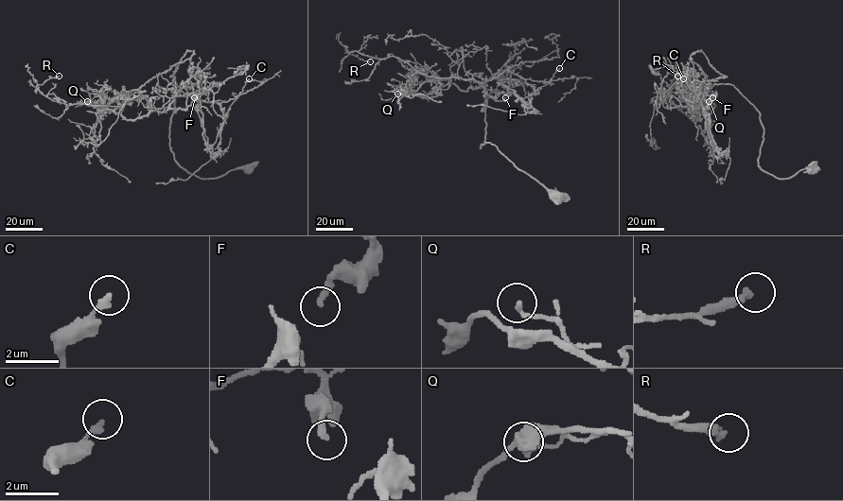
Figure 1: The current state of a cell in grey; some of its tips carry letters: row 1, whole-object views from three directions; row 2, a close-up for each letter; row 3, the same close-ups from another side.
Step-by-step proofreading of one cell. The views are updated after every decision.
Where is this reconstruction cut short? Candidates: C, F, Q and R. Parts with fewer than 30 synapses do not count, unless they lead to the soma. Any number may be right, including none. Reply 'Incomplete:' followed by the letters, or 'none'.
Incomplete: R

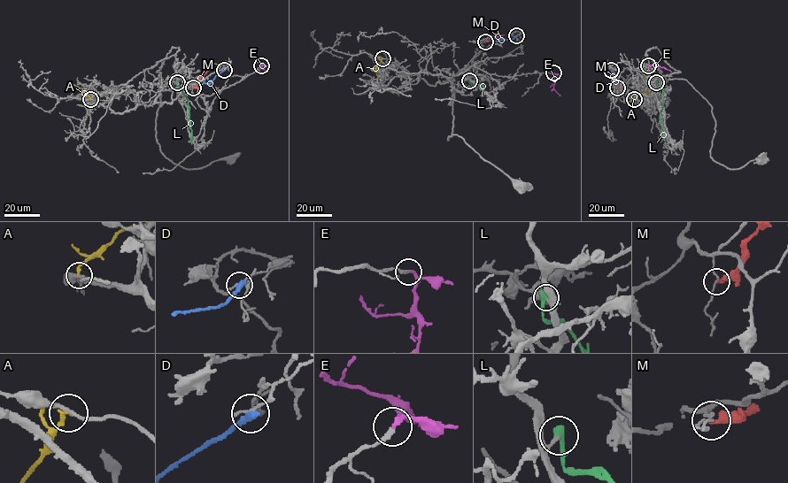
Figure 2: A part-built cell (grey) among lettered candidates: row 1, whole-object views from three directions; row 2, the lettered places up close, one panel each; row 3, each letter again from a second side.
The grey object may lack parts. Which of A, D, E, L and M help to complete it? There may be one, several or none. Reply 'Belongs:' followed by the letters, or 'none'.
Belongs: E

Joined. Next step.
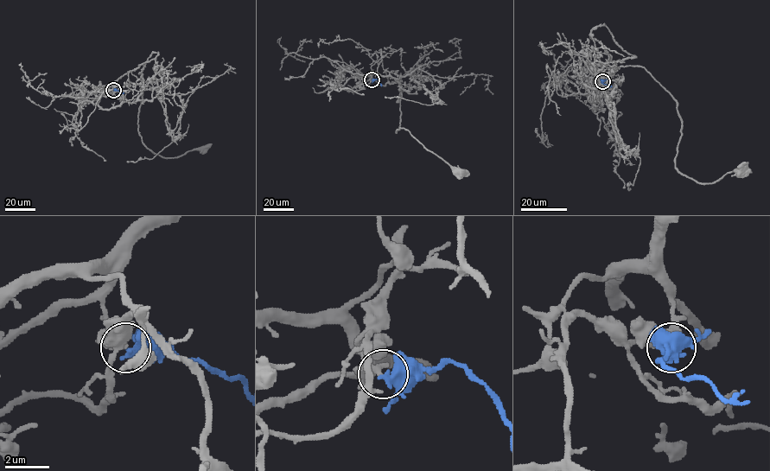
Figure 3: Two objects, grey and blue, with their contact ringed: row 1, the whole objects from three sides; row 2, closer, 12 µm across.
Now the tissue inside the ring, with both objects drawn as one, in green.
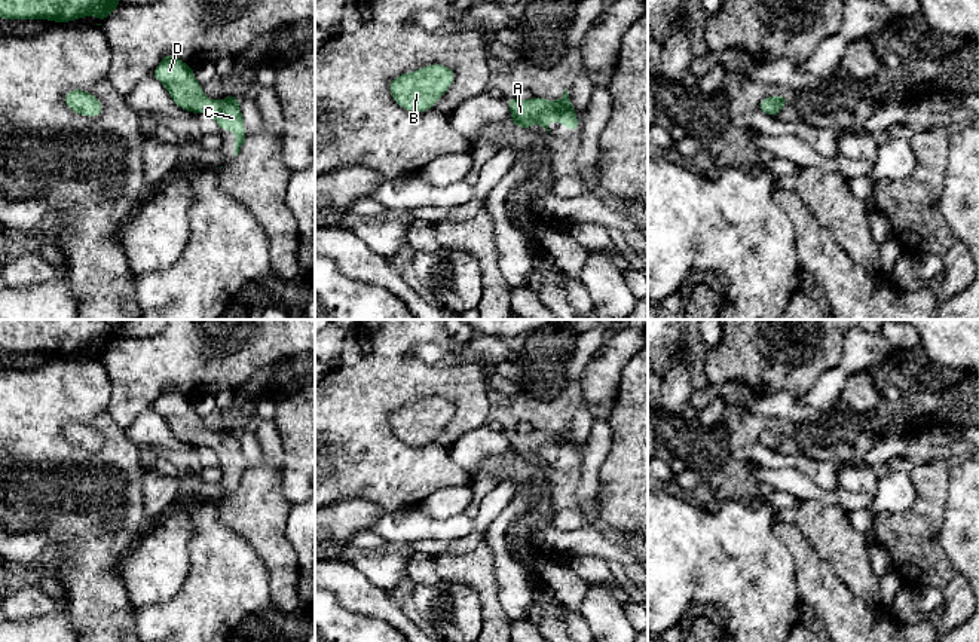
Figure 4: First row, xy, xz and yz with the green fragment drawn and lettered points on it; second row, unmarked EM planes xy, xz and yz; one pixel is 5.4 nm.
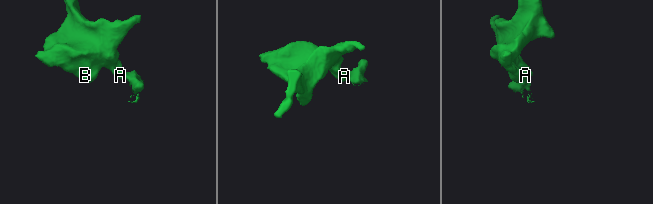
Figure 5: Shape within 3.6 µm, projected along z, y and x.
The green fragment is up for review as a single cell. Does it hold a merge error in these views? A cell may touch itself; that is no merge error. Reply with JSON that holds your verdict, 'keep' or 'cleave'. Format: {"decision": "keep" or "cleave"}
{"decision": "keep"}

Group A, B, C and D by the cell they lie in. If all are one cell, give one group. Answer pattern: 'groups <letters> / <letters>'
groups A B C D

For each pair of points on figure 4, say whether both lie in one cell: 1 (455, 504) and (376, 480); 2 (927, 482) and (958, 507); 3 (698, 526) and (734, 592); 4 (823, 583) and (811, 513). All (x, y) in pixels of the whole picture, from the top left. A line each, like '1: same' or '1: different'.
1: different
2: different
3: same
4: different

